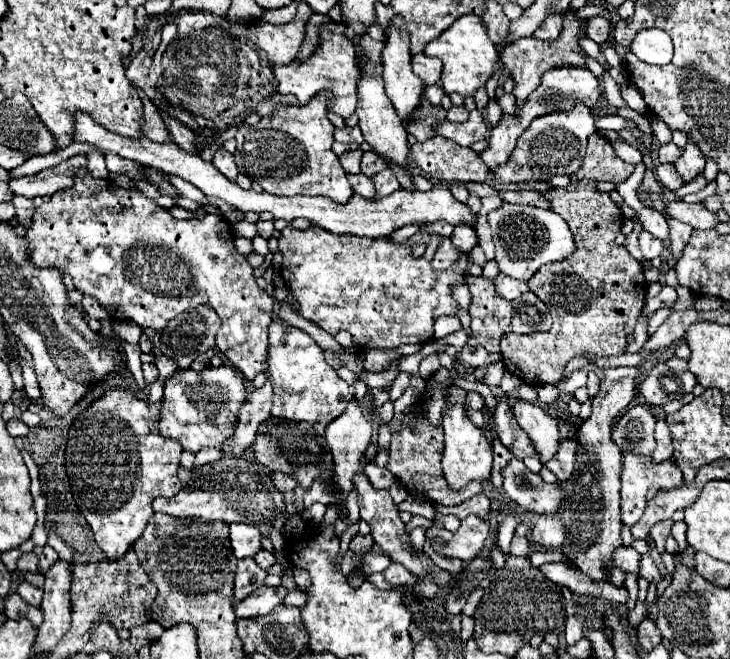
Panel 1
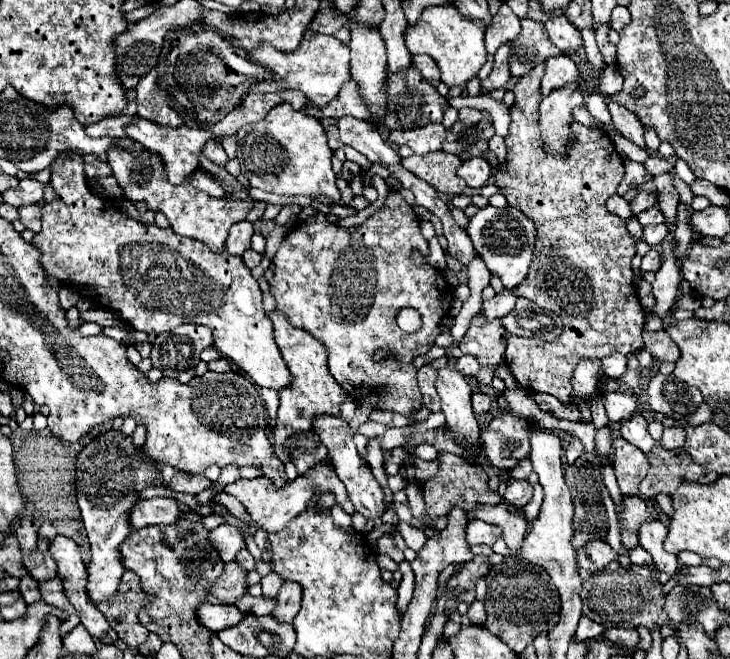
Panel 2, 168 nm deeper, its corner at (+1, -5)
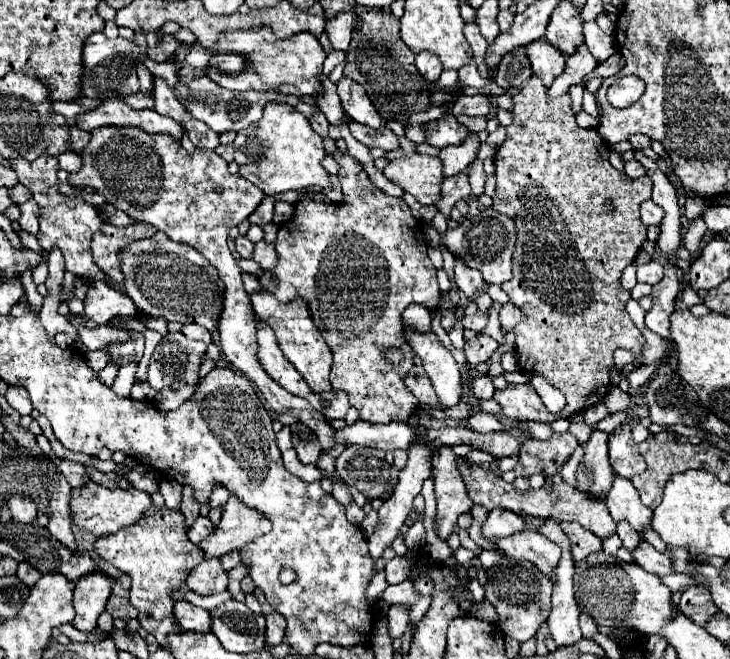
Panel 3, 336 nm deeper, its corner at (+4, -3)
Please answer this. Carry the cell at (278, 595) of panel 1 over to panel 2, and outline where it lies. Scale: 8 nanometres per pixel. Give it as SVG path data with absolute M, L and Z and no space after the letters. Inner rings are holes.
M201 603L199 605L199 623L209 627L211 633L219 633L221 629L233 627L243 619L243 613L235 605L221 605L221 603Z

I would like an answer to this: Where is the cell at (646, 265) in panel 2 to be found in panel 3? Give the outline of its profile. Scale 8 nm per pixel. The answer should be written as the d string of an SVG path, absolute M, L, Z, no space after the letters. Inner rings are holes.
M652 259L650 263L638 265L638 281L640 281L640 283L656 285L662 277L664 277L664 271L662 271L662 263L660 263L660 261Z

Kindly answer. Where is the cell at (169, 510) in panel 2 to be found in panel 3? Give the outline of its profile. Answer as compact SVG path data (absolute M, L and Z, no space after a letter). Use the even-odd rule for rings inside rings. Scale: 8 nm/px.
M90 481L82 489L74 489L72 491L70 505L72 505L74 523L80 529L86 529L86 531L90 531L90 533L100 537L100 535L116 533L122 527L130 527L130 525L138 523L144 517L144 513L152 507L152 499L150 499L148 493L138 491L138 489L130 489L130 491L124 491L124 489L106 489L106 487L98 485L98 483Z

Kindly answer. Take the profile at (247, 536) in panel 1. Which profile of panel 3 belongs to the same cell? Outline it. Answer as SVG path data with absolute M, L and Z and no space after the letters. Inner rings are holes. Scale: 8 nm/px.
M198 517L194 521L194 525L188 529L188 539L194 545L200 545L202 541L206 541L212 533L216 533L216 525L208 519L208 517Z

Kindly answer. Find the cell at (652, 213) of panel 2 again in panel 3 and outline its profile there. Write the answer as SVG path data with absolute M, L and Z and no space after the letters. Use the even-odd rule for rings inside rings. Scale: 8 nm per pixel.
M644 201L640 207L640 215L644 227L654 227L660 223L660 217L664 217L664 211L654 201Z

